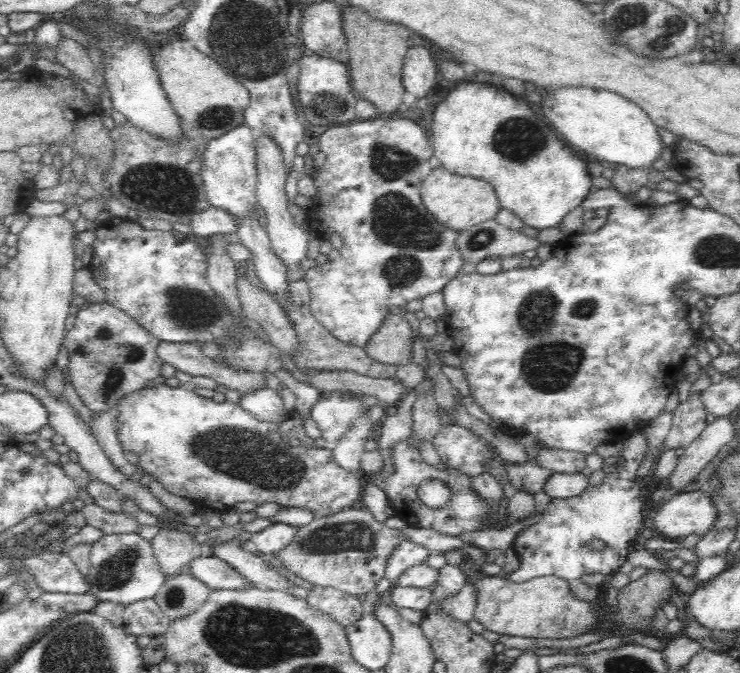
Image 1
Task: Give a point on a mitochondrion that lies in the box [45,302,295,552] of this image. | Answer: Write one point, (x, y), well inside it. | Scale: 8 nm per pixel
(111, 354)

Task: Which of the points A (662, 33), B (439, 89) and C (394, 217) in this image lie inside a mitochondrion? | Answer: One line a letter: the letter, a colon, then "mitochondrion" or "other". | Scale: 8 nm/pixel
A: mitochondrion
B: other
C: mitochondrion

